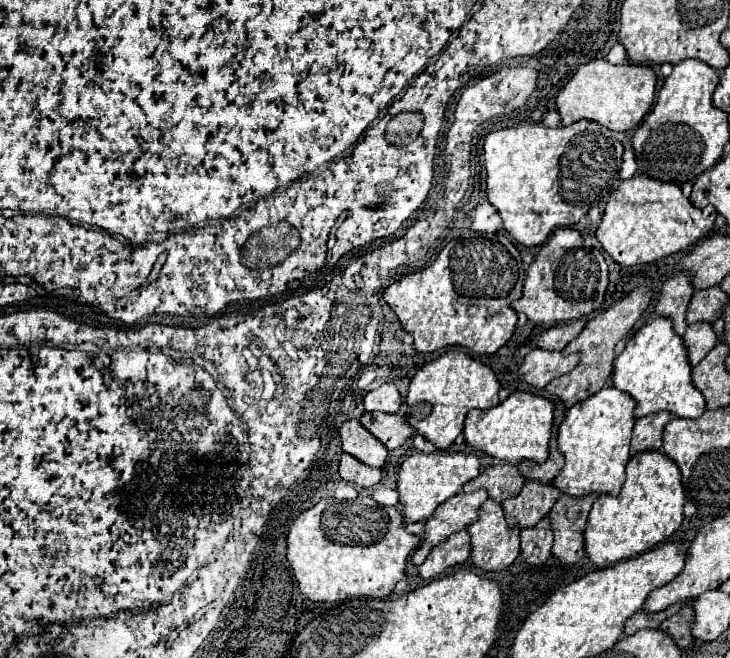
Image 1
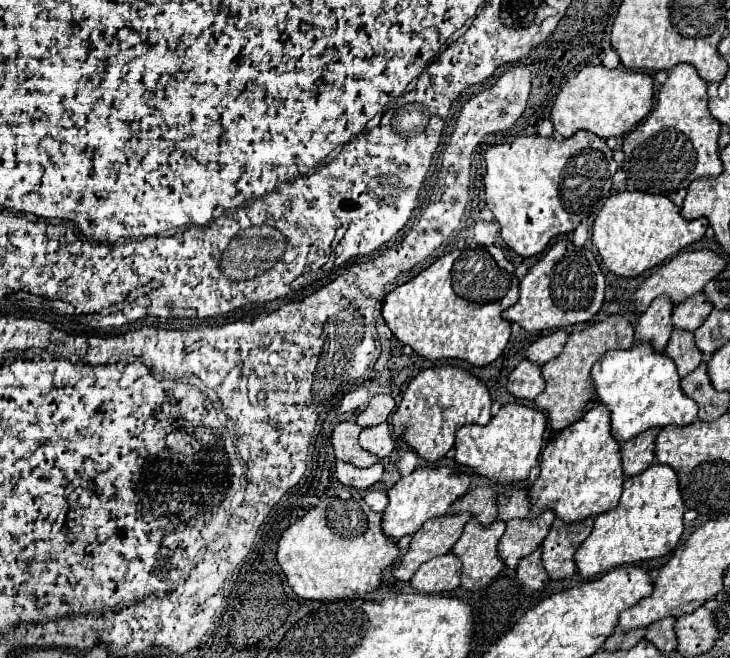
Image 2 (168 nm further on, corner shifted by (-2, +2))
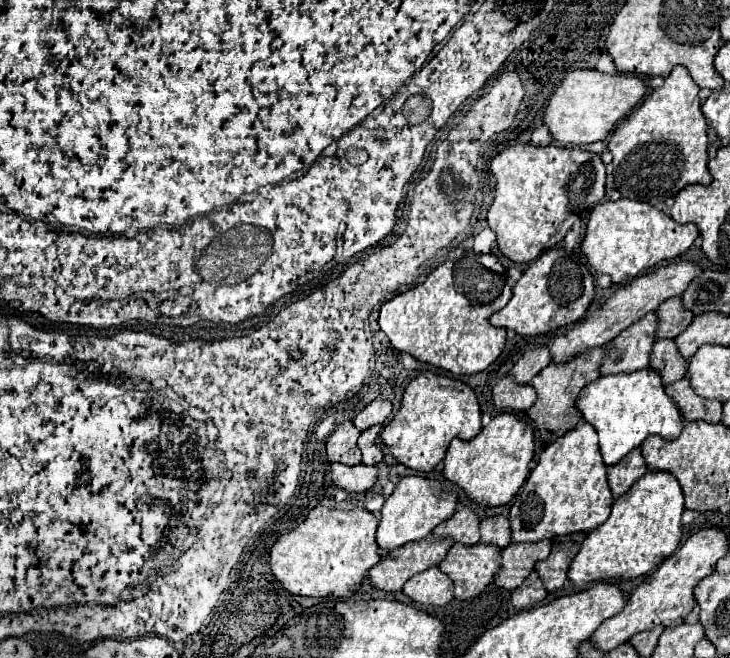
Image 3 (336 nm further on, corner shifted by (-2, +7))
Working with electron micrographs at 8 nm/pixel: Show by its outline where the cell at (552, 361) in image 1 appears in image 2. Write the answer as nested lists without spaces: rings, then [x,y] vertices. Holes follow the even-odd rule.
[[[523,359],[513,373],[509,375],[507,389],[521,399],[535,399],[545,385],[545,379],[541,377],[541,367],[529,359]]]

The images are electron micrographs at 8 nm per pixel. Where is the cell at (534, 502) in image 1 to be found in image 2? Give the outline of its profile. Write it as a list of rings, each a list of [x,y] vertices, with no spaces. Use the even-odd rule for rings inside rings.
[[[545,509],[545,513],[541,513],[539,517],[507,521],[507,531],[499,541],[499,555],[509,569],[515,569],[521,557],[529,555],[543,543],[553,519],[555,513]]]

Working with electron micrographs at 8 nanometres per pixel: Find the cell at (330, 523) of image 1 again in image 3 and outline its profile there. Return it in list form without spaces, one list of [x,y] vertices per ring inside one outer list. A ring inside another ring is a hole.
[[[349,500],[339,504],[335,502],[329,508],[319,504],[309,512],[307,520],[301,526],[279,536],[279,540],[273,544],[273,574],[289,594],[315,598],[349,598],[361,586],[369,568],[379,562],[379,546],[375,542],[375,532],[377,518],[369,510],[353,506]]]

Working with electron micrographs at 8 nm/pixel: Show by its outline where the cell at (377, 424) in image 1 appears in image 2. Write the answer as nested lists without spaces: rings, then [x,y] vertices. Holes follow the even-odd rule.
[[[389,423],[365,427],[359,435],[359,443],[361,443],[361,447],[375,453],[377,457],[387,457],[395,449],[395,439],[389,429]]]

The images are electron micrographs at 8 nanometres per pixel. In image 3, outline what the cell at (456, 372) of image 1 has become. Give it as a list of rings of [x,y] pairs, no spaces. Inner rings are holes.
[[[423,372],[407,386],[397,416],[381,432],[381,444],[391,450],[391,456],[399,464],[419,472],[431,472],[443,460],[453,438],[471,440],[479,432],[481,410],[475,392],[459,380]]]

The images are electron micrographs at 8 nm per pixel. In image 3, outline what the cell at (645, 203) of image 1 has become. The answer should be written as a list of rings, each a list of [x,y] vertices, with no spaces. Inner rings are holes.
[[[621,198],[617,202],[597,204],[589,212],[581,252],[587,256],[587,262],[597,274],[611,276],[613,284],[625,284],[647,268],[681,256],[685,250],[689,250],[697,236],[699,232],[693,224],[677,224],[667,214],[655,210],[649,204]]]

